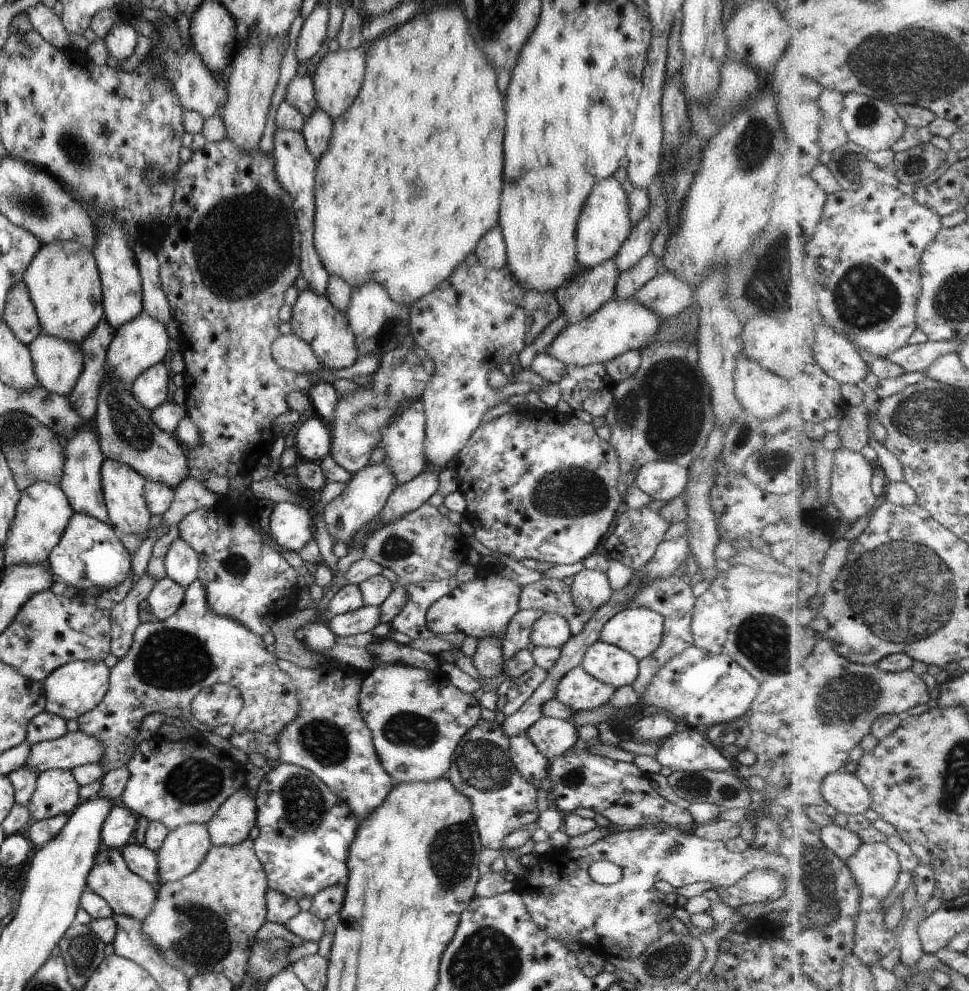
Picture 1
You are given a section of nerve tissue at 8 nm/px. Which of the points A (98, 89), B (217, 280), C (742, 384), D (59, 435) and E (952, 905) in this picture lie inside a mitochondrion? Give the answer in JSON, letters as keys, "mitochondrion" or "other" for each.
{"A":"other","B":"other","C":"other","D":"other","E":"other"}

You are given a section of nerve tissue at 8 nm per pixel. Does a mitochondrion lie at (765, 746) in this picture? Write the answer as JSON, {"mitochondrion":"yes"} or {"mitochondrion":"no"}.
{"mitochondrion":"no"}

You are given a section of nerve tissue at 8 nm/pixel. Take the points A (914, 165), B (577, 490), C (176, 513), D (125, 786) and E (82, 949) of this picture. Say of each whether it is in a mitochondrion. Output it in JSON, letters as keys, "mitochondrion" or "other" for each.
{"A":"mitochondrion","B":"mitochondrion","C":"other","D":"other","E":"mitochondrion"}

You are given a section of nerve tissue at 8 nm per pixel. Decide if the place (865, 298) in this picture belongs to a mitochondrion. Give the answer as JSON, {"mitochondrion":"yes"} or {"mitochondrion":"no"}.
{"mitochondrion":"yes"}

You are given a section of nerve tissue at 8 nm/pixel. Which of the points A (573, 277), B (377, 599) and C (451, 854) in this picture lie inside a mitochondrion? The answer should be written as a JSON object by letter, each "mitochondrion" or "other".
{"A":"other","B":"other","C":"mitochondrion"}

